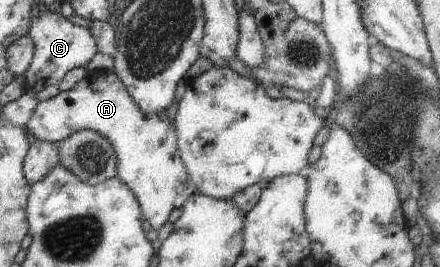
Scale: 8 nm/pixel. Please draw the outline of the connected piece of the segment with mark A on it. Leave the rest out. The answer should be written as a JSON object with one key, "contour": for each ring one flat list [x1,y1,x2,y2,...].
{"contour":[[88,72,72,89,61,91,56,97,41,101,27,126,30,127,35,138,52,143,61,143,72,134,86,129,98,132,108,138,118,156,118,177,125,181,137,195,144,217,156,231,169,222,169,216,175,208,183,208,188,198,197,192,178,147,178,134,174,122,171,122,171,118,167,114,161,114,161,116,146,115,135,102,126,84,115,72]]}

